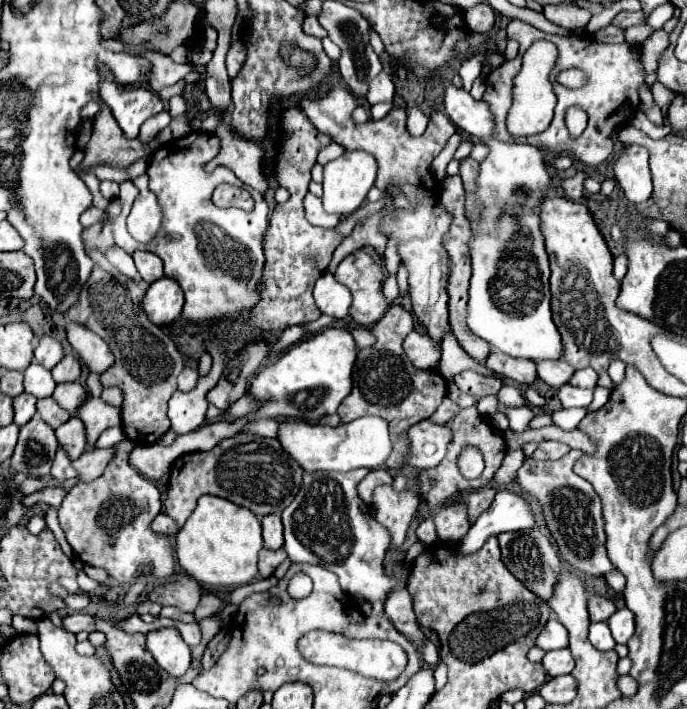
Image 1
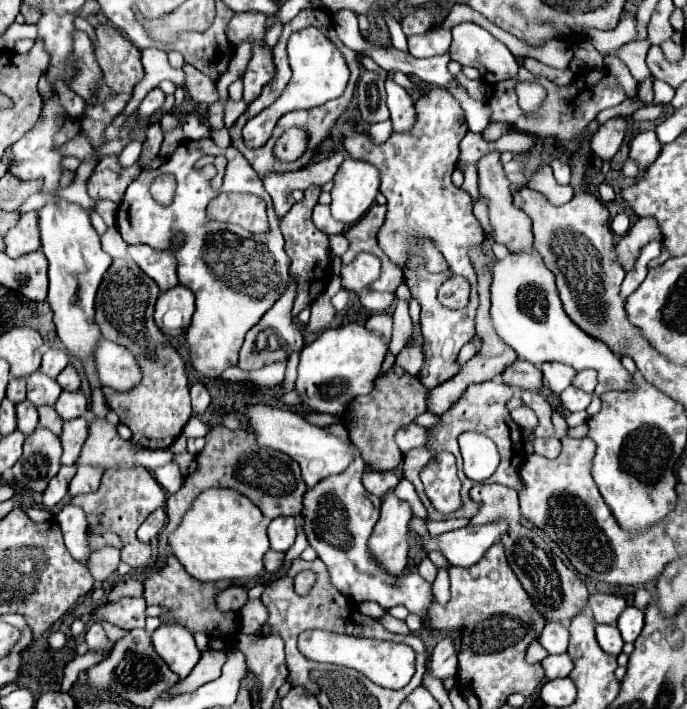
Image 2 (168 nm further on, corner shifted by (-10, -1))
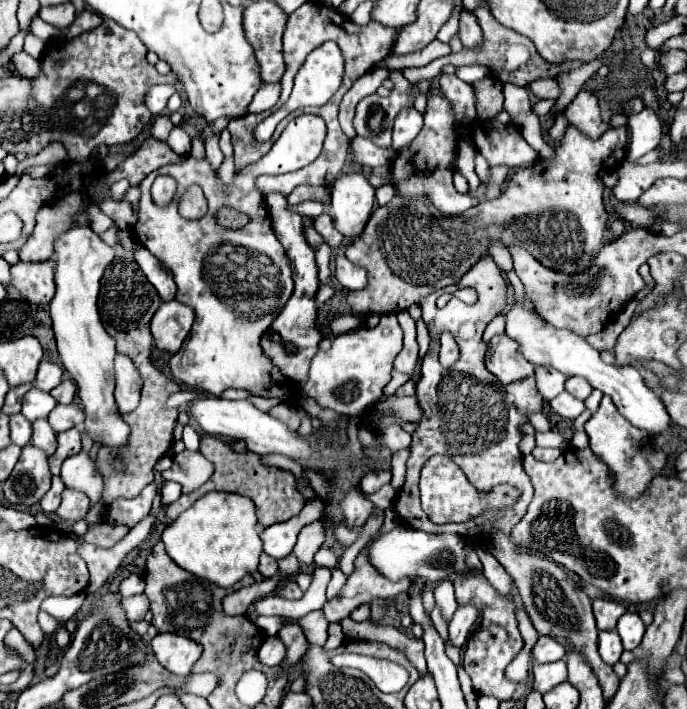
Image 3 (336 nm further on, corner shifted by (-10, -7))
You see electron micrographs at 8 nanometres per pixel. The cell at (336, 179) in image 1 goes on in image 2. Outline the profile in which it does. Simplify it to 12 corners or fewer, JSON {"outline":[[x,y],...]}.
{"outline":[[351,156],[333,182],[331,214],[355,224],[381,184],[375,166]]}

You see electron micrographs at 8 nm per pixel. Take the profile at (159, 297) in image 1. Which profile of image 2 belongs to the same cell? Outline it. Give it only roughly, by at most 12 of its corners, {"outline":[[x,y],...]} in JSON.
{"outline":[[179,284],[159,294],[155,322],[165,334],[189,328],[195,296]]}

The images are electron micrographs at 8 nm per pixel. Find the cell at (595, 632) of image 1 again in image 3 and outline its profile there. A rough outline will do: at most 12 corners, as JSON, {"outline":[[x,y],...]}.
{"outline":[[615,630],[599,632],[599,654],[603,662],[617,664],[623,652]]}

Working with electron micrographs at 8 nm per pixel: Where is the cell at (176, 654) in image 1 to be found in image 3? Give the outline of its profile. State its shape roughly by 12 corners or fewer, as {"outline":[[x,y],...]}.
{"outline":[[157,634],[151,640],[157,662],[187,676],[201,646],[187,636]]}

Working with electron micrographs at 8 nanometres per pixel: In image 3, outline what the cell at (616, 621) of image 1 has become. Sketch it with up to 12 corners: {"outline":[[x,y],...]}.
{"outline":[[635,612],[619,618],[617,632],[625,650],[635,650],[645,624]]}

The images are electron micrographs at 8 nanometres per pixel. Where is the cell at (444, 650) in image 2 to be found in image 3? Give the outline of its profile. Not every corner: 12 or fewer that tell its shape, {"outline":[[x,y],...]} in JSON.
{"outline":[[471,604],[457,608],[449,622],[449,640],[461,648],[479,610]]}

